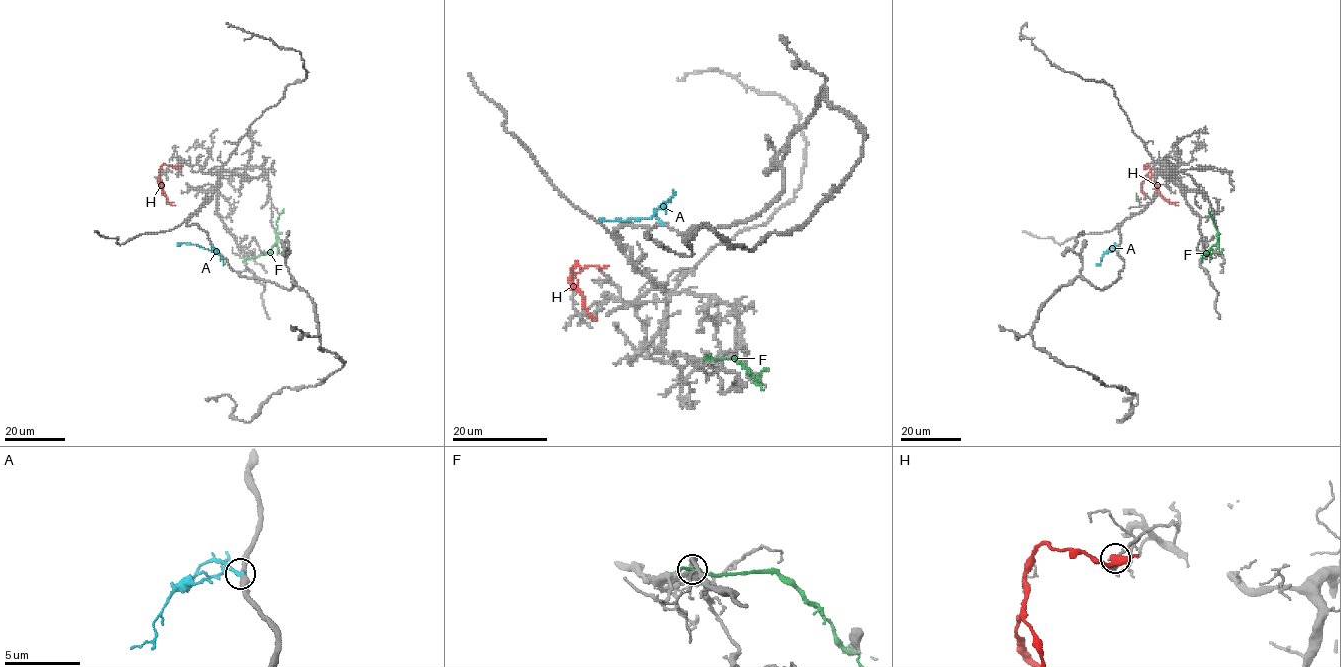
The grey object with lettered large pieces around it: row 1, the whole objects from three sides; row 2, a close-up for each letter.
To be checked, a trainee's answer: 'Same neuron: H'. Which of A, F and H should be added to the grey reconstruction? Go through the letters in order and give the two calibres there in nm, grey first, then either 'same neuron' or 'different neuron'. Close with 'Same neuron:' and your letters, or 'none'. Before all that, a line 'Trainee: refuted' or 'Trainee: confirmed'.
Trainee: refuted
A: calibres 400 and 220 nm; different neuron
F: calibres 280 and 180 nm; different neuron
H: calibres 360 and 320 nm; different neuron
Same neuron: none

